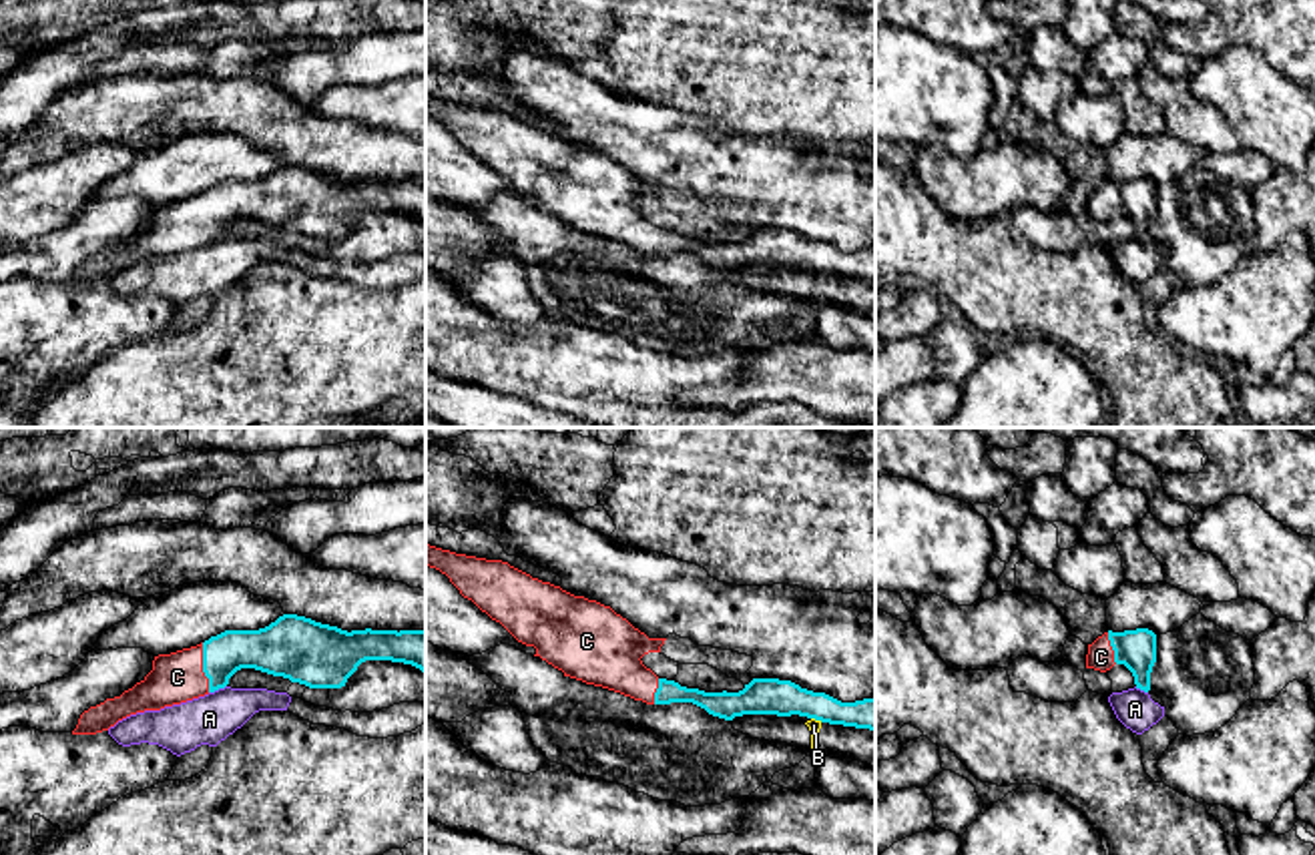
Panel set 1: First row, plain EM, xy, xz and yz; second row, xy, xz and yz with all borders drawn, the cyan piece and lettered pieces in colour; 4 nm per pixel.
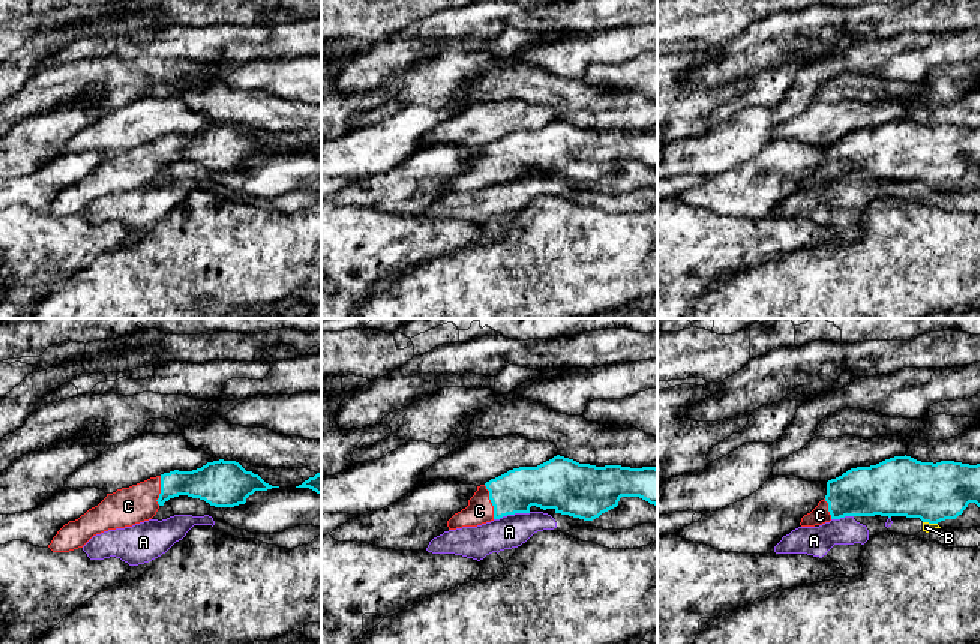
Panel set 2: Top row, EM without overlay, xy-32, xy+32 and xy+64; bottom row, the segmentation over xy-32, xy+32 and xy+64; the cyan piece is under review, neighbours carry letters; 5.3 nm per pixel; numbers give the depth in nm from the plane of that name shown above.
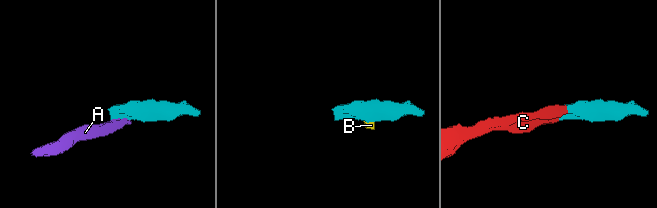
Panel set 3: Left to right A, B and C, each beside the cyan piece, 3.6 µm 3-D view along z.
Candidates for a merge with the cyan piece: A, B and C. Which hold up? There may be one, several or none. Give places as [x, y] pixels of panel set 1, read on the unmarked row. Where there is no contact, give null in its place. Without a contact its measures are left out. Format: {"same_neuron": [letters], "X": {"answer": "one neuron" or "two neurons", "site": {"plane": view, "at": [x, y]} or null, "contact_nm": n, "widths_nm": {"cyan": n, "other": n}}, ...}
{"same_neuron": ["C"], "A": {"answer": "two neurons", "site": {"plane": "xy", "at": [217, 239]}, "contact_nm": 80, "widths_nm": {"cyan": 170, "other": 200}}, "B": {"answer": "two neurons", "site": {"plane": "xz", "at": [818, 269]}, "contact_nm": 50, "widths_nm": {"cyan": 140, "other": 50}}, "C": {"answer": "one neuron", "site": {"plane": "xy", "at": [203, 217]}, "contact_nm": 200, "widths_nm": {"cyan": 170, "other": 200}}}

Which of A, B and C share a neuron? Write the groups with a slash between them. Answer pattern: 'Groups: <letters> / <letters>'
Groups: A B / C

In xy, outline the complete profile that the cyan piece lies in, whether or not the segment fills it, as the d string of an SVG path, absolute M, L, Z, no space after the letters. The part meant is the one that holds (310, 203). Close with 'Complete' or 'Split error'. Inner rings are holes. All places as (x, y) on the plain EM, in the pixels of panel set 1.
M283 165L259 181L225 181L197 197L155 207L153 221L141 233L120 247L106 249L84 261L72 285L96 285L130 265L161 261L205 247L225 239L229 229L241 219L283 227L309 239L341 239L365 211L404 213L426 223L426 181L365 179L347 183L297 165Z. Split error

